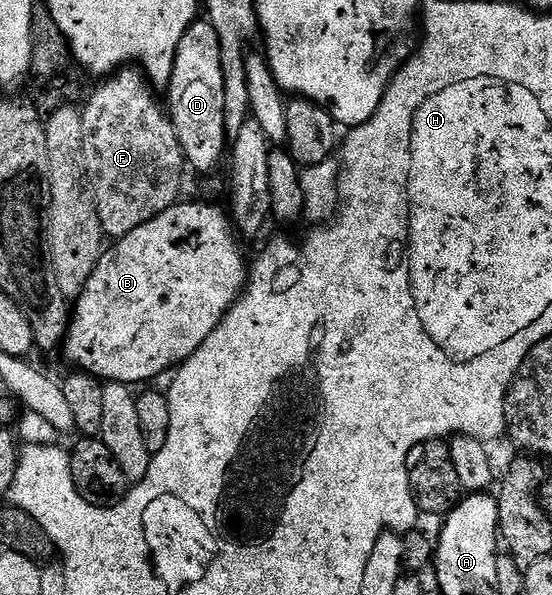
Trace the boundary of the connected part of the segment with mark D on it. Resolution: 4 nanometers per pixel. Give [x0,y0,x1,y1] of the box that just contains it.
[166,19,229,174]

